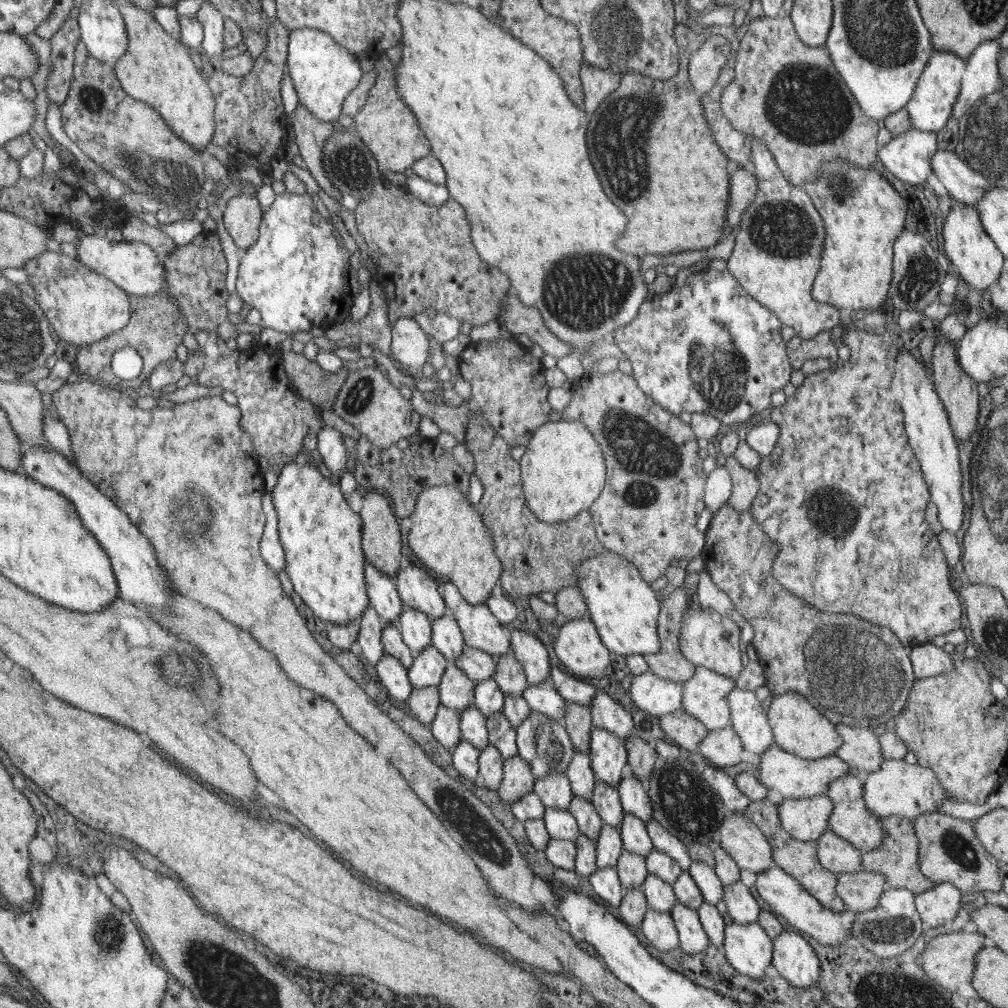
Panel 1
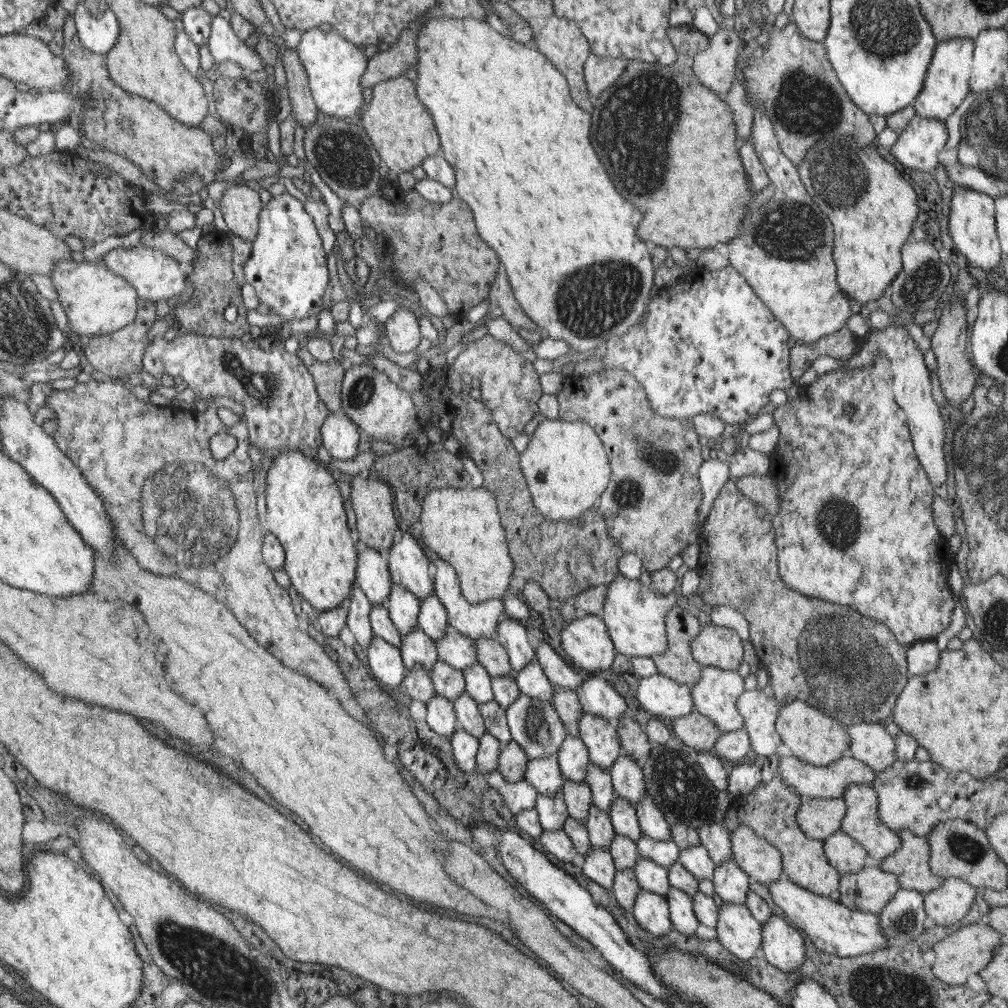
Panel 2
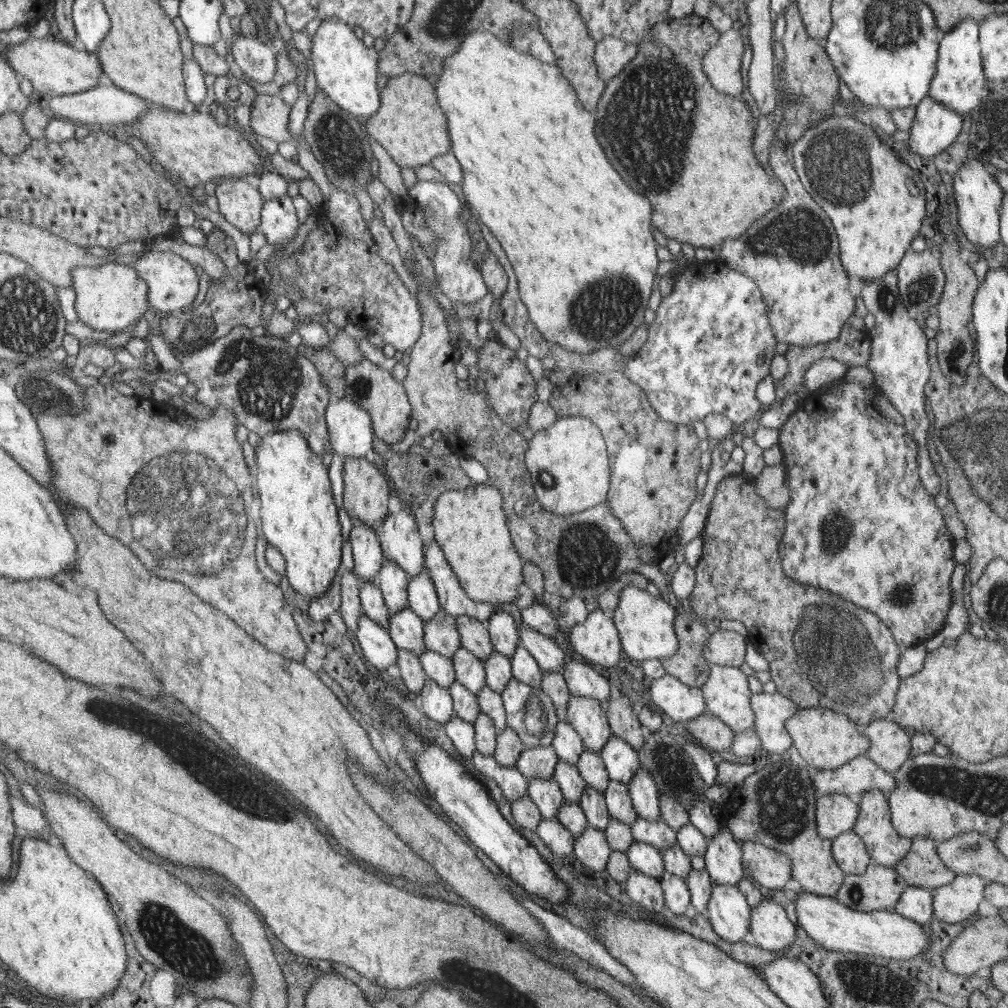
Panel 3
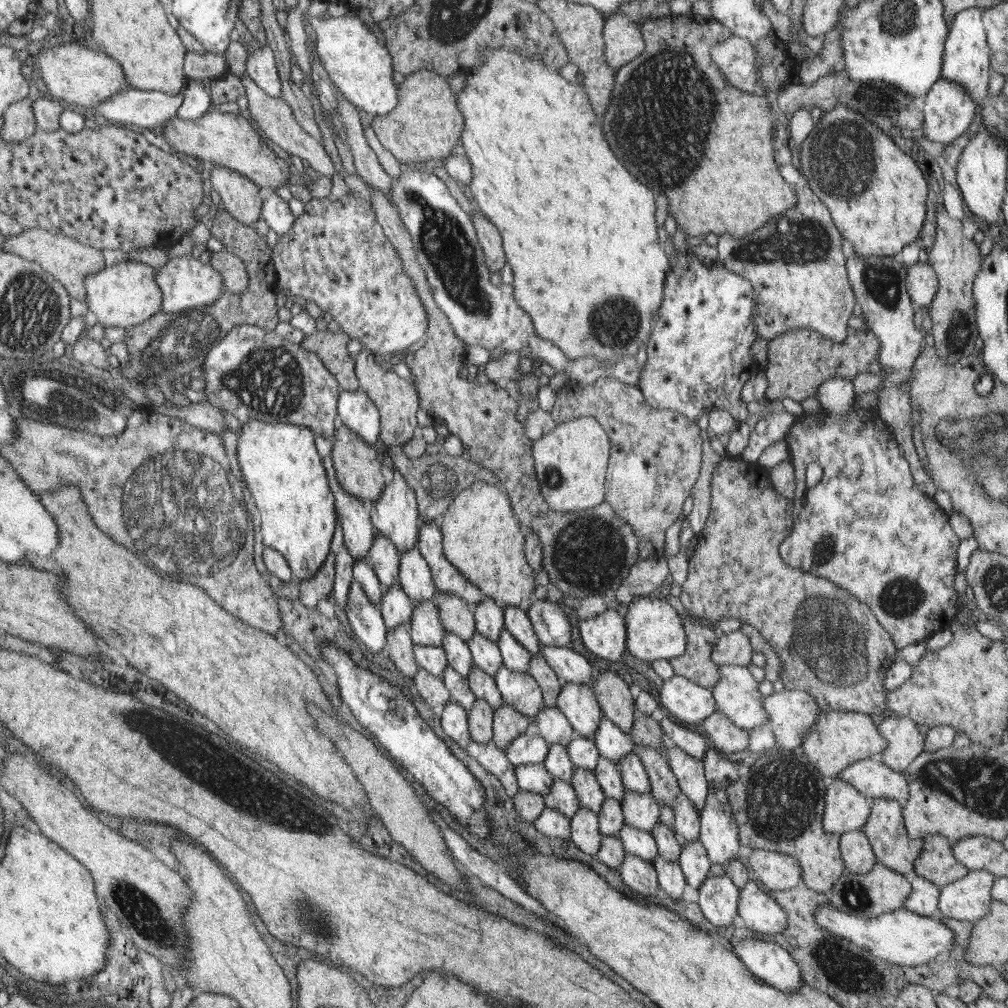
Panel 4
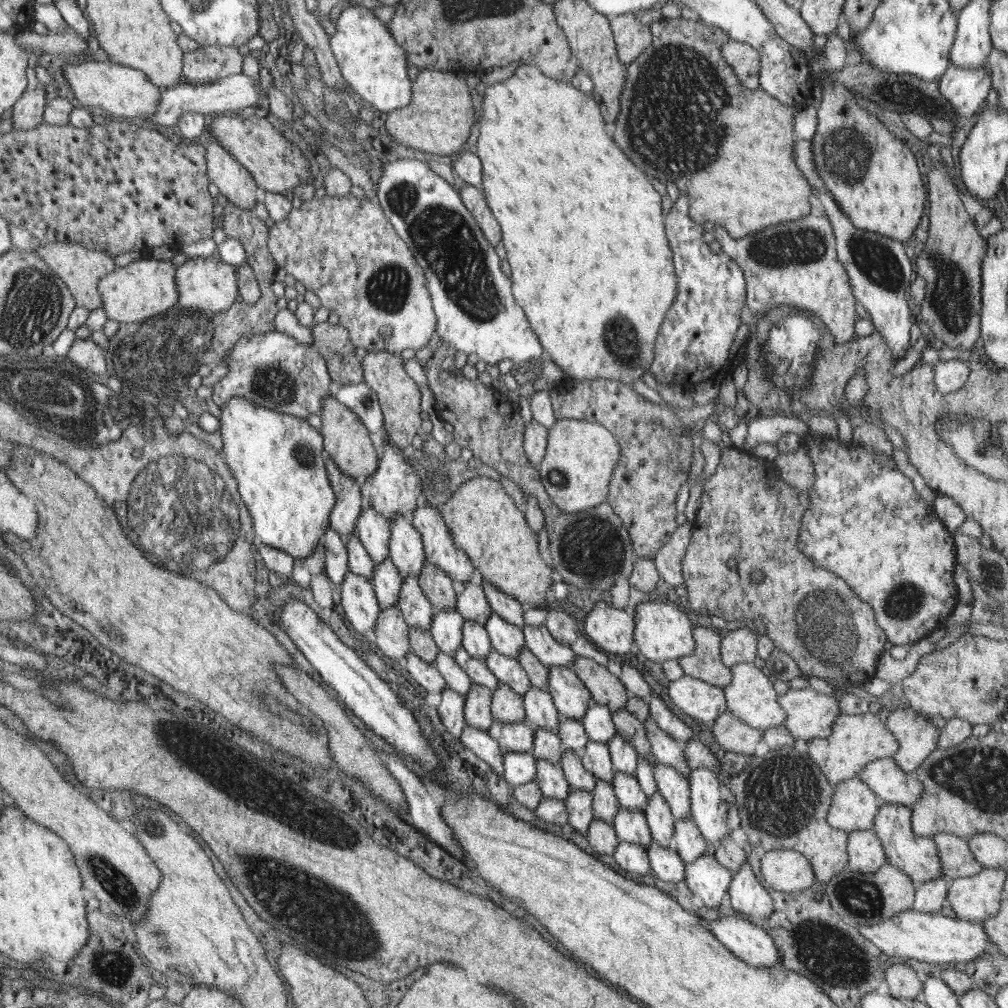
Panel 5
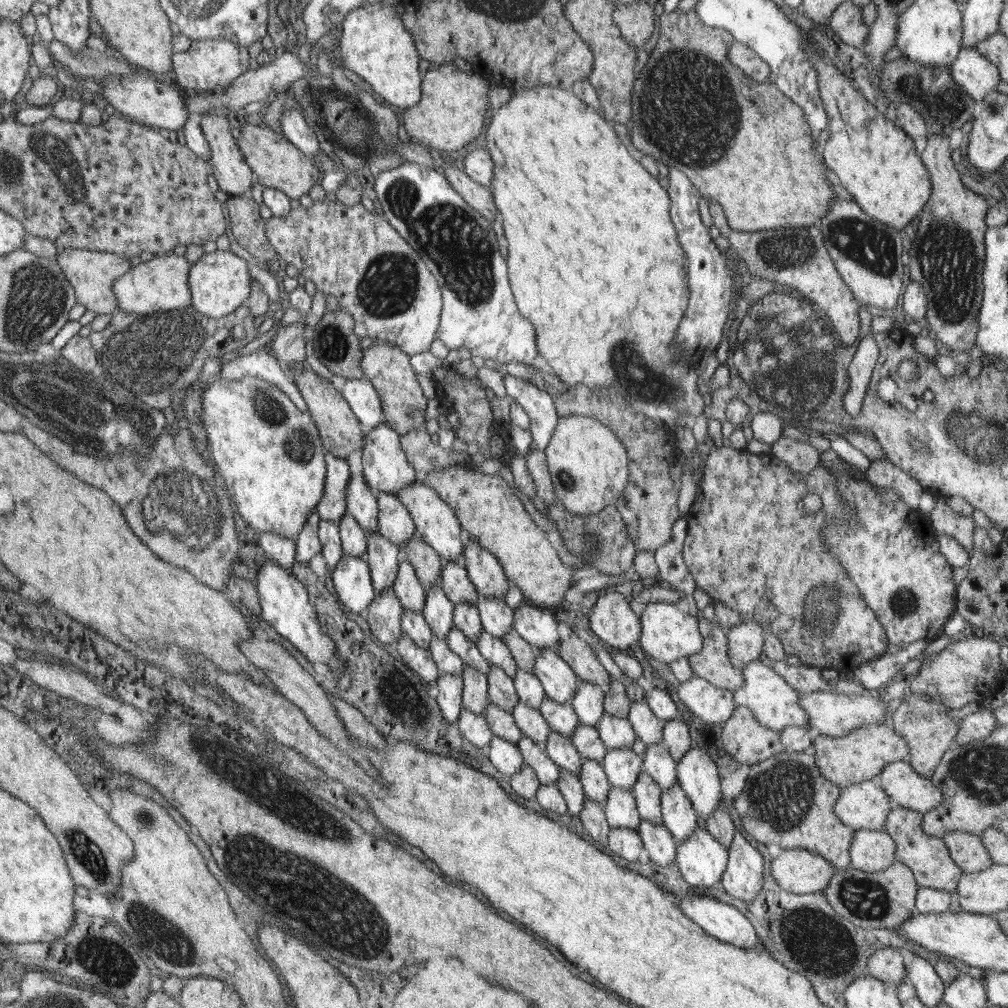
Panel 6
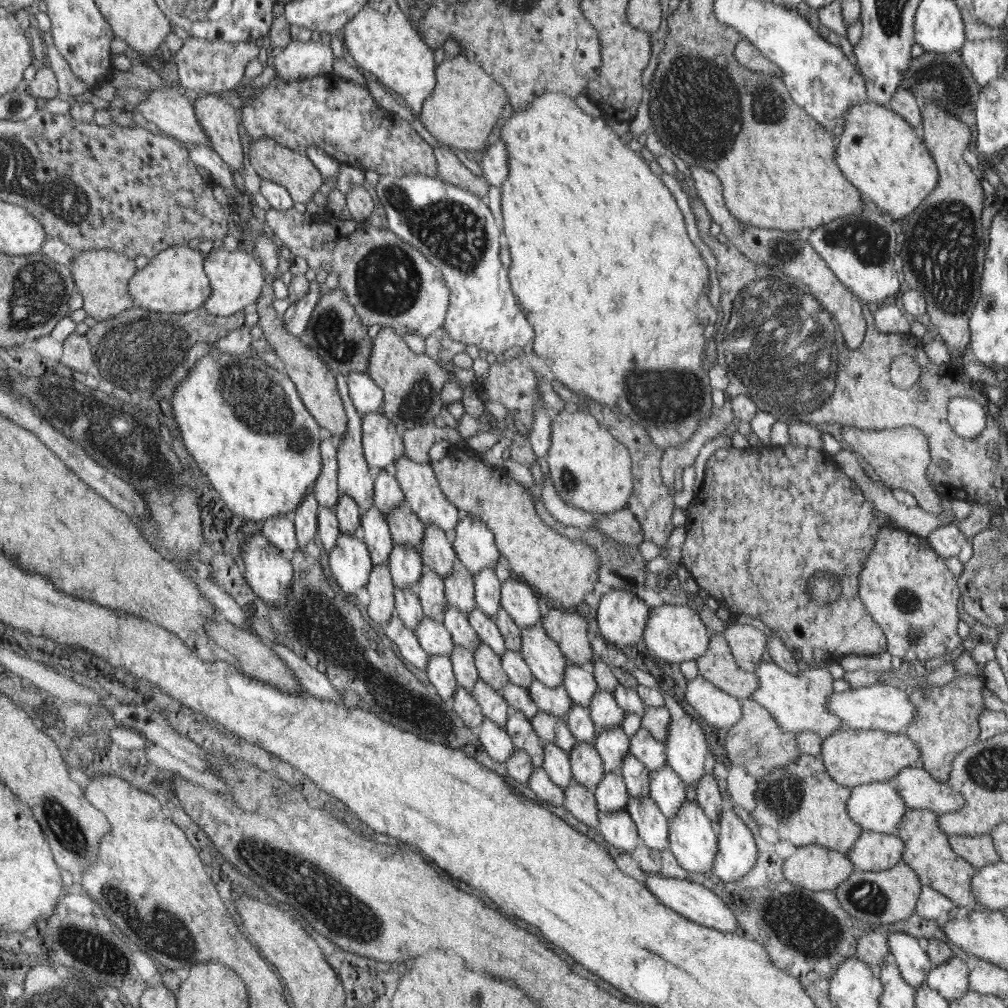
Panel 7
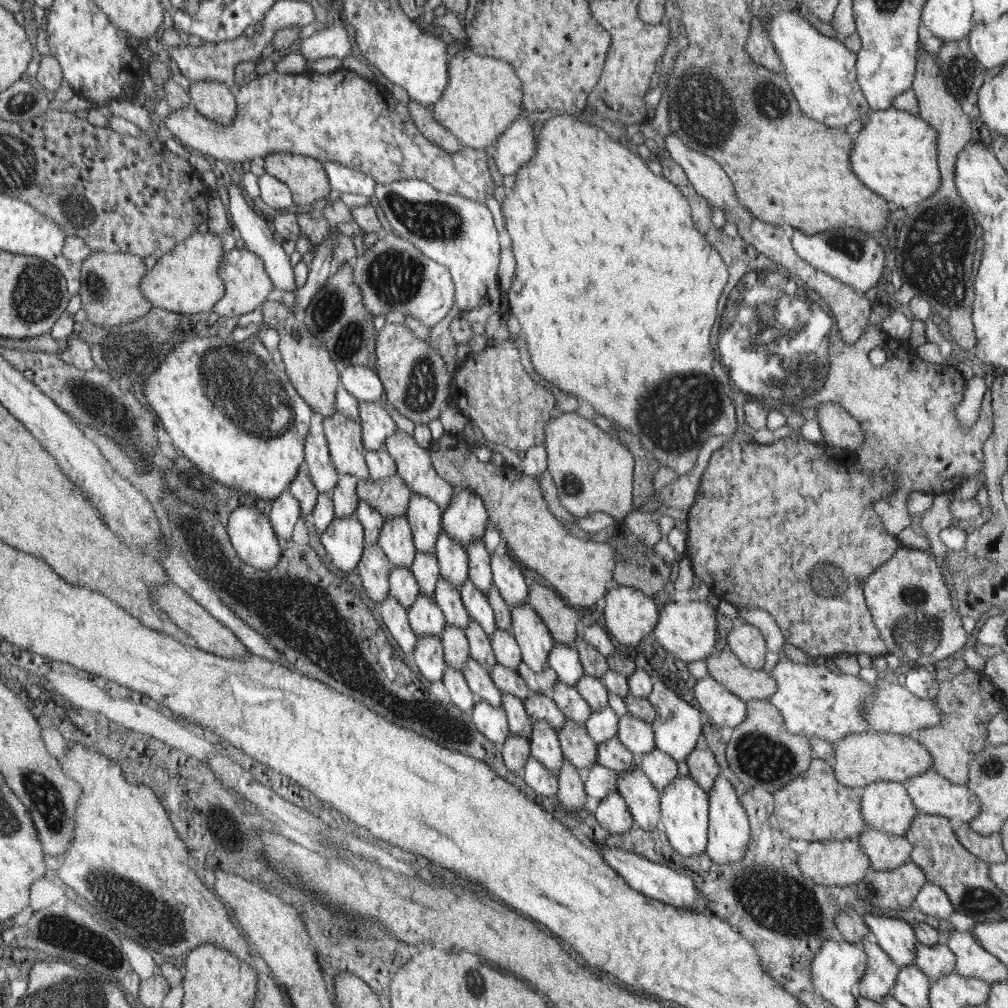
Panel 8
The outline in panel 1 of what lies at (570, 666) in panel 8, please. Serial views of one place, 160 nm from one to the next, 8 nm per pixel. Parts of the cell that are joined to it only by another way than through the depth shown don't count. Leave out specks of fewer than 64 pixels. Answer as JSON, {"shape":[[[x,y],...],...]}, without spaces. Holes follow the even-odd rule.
{"shape":[[[624,777],[617,786],[619,799],[626,814],[634,814],[642,822],[648,824],[654,818],[652,803],[647,793],[647,785],[636,777]]]}

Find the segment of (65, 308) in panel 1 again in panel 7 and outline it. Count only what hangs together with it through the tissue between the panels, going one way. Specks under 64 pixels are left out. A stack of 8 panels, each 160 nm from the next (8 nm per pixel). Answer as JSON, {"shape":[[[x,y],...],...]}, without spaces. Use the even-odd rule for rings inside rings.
{"shape":[[[182,244],[167,248],[150,259],[148,265],[137,270],[129,280],[129,293],[135,300],[135,306],[162,313],[187,313],[202,309],[213,292],[203,267],[205,257],[200,249],[194,250],[188,244]]]}

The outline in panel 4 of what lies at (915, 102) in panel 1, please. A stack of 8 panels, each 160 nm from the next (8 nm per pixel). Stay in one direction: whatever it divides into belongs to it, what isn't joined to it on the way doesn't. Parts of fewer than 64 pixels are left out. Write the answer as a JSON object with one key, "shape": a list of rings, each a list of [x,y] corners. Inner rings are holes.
{"shape":[[[980,7],[967,8],[966,10],[960,11],[954,17],[954,20],[950,22],[948,36],[944,44],[944,57],[941,71],[941,79],[948,80],[948,82],[952,82],[952,84],[960,84],[960,86],[964,88],[964,92],[968,92],[968,95],[976,101],[976,106],[978,106],[979,101],[982,100],[984,96],[989,94],[991,74],[987,36],[983,20],[981,19],[983,11]]]}

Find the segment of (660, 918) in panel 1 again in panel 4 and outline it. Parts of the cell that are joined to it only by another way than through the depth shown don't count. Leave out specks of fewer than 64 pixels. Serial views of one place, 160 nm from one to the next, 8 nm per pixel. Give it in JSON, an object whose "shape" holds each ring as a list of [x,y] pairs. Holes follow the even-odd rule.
{"shape":[[[625,853],[624,860],[618,869],[622,880],[640,896],[656,895],[660,886],[653,863],[649,863],[642,857]]]}

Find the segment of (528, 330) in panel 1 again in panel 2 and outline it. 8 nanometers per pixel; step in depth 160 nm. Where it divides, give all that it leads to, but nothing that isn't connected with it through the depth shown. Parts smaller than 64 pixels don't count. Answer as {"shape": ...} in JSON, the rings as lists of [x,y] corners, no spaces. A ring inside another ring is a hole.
{"shape":[[[500,272],[495,276],[489,302],[492,318],[504,318],[513,328],[539,330],[536,322],[524,312],[522,305],[515,299],[514,289],[506,273]]]}

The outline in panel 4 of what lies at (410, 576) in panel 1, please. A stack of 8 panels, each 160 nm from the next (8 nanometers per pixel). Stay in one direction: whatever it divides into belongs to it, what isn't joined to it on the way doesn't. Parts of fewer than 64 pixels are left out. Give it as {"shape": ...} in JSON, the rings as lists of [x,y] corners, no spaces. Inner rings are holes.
{"shape":[[[397,466],[393,473],[392,482],[372,503],[371,515],[376,531],[394,543],[399,554],[404,554],[416,548],[420,514],[414,490],[404,482]]]}

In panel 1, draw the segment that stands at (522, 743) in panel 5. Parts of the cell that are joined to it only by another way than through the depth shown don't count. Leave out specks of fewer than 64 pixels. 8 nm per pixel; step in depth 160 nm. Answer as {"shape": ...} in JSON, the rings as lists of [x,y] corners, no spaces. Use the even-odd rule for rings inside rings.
{"shape":[[[548,773],[536,778],[533,792],[538,795],[545,807],[567,810],[566,812],[568,812],[572,797],[575,796],[571,791],[569,778],[560,773]]]}

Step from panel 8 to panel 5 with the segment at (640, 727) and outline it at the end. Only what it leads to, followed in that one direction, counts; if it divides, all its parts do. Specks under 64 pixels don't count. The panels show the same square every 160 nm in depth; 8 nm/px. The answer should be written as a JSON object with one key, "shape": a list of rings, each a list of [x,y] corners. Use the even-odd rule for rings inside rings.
{"shape":[[[658,763],[653,768],[657,790],[666,799],[675,820],[691,817],[689,781],[673,766]]]}

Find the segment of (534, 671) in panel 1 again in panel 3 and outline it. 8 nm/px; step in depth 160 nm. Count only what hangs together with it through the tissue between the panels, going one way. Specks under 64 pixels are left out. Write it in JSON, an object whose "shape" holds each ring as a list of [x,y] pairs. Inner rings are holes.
{"shape":[[[496,611],[492,613],[485,625],[495,650],[500,654],[505,654],[506,658],[511,661],[516,645],[520,645],[519,630],[514,623],[514,618],[504,611]]]}

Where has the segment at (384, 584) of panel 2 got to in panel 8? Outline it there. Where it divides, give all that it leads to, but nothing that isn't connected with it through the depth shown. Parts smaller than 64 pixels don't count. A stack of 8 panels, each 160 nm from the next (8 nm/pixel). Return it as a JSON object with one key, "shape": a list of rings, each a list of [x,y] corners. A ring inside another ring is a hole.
{"shape":[[[326,434],[308,435],[304,452],[305,466],[317,491],[332,494],[340,476],[331,459]]]}

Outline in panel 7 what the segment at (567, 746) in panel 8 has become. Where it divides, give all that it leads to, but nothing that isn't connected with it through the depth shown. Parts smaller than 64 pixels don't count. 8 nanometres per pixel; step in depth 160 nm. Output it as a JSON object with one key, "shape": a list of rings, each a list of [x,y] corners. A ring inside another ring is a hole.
{"shape":[[[576,741],[569,752],[573,777],[592,790],[602,780],[605,769],[599,752],[592,743]]]}

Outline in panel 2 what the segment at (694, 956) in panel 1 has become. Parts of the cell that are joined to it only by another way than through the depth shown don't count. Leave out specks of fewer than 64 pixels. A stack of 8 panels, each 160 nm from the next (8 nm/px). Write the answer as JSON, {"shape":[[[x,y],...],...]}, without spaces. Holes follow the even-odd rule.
{"shape":[[[670,887],[667,892],[670,920],[676,932],[694,934],[698,928],[699,920],[693,911],[691,896],[676,887]]]}

